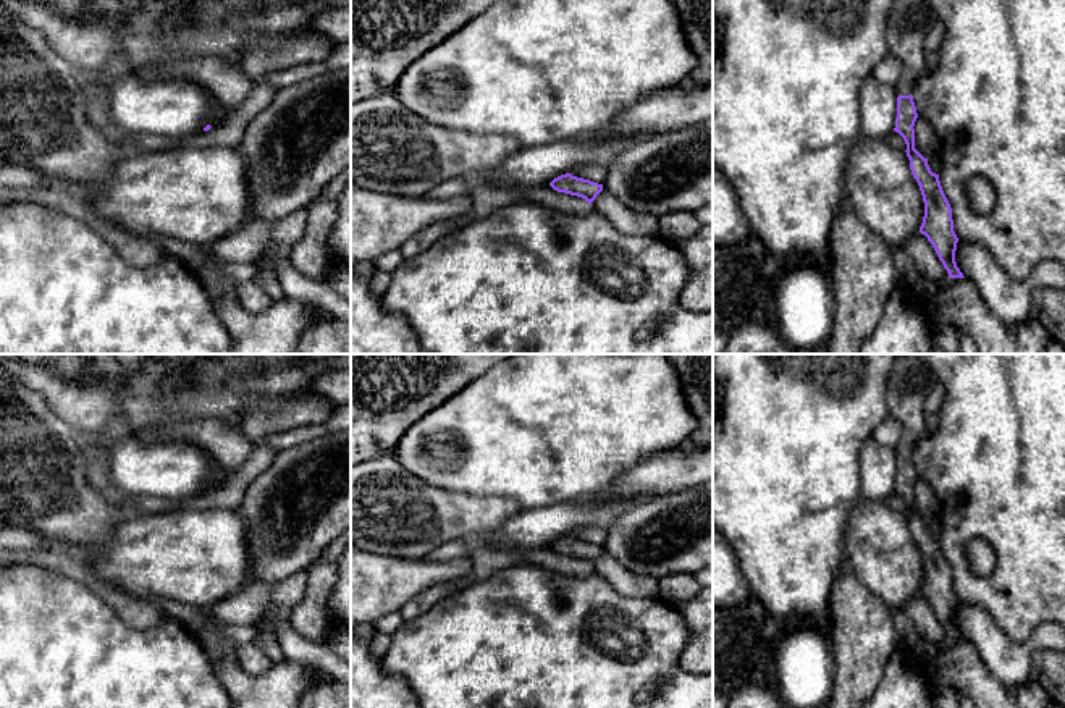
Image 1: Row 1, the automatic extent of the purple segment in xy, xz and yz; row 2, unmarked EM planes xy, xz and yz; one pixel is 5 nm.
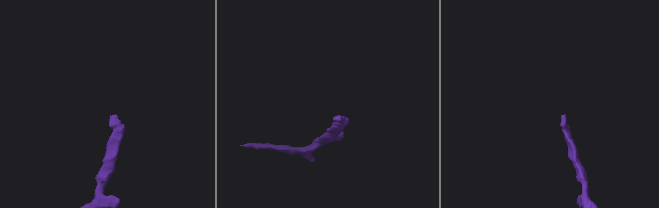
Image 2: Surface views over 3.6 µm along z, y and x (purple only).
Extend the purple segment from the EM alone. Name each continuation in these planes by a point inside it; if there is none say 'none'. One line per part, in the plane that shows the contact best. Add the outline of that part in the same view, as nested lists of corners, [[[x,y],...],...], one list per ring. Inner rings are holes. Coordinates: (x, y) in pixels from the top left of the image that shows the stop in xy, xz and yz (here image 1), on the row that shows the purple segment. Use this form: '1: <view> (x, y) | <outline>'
1: yz (909, 23) | [[[894,0],[887,19],[887,48],[900,60],[902,70],[895,86],[899,95],[910,95],[926,71],[924,39],[937,21],[924,0]]]

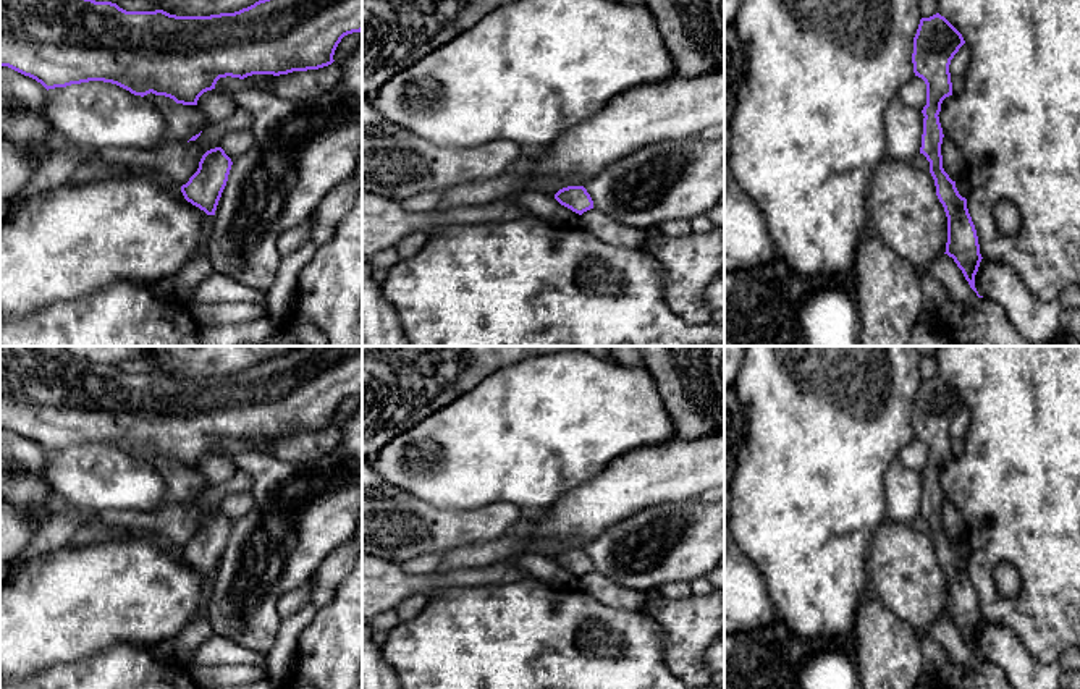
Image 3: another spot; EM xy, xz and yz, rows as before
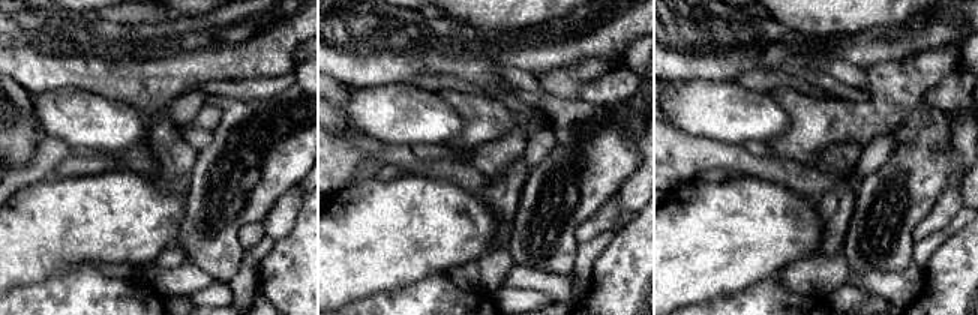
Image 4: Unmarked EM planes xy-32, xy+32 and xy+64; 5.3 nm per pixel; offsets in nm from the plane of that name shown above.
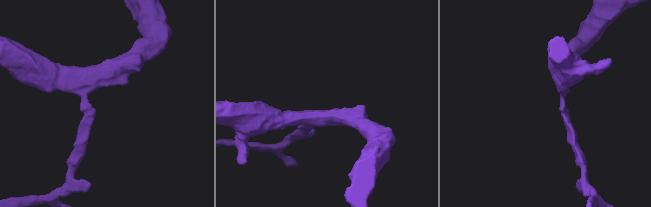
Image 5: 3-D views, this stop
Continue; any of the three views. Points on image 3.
none

